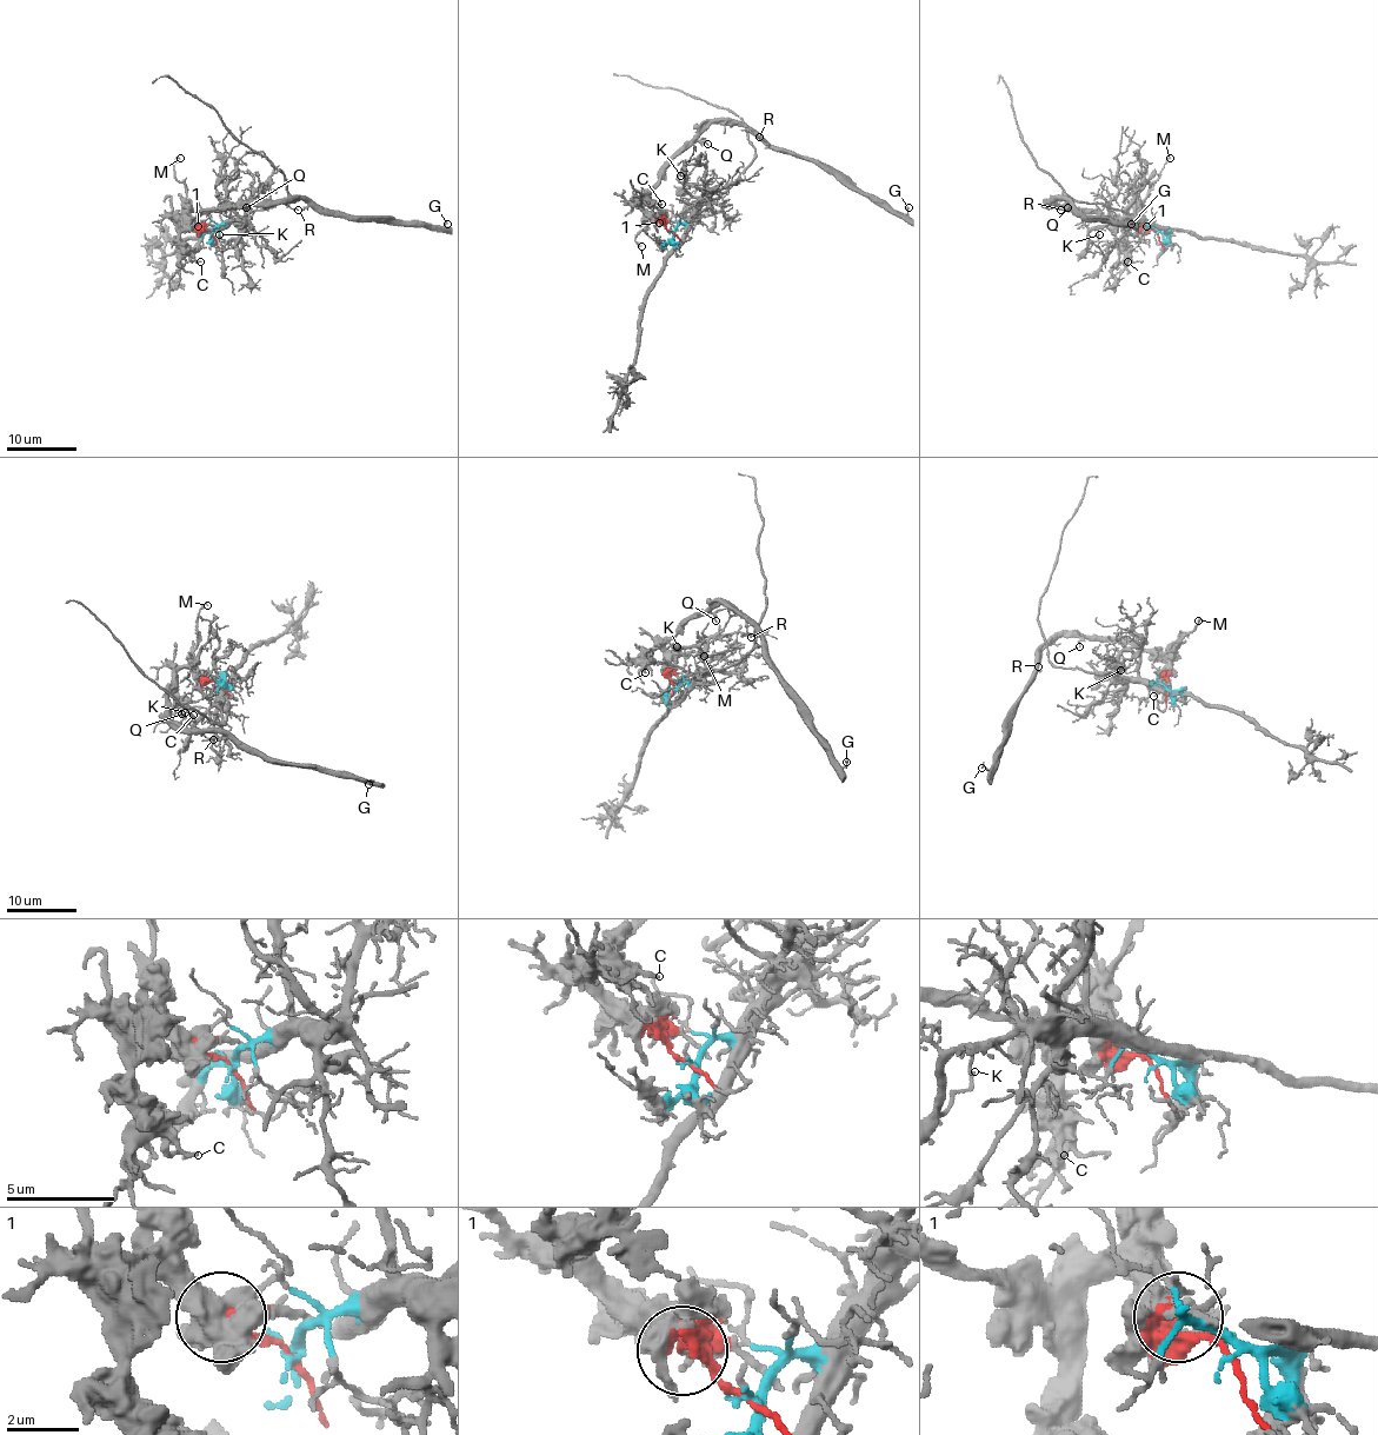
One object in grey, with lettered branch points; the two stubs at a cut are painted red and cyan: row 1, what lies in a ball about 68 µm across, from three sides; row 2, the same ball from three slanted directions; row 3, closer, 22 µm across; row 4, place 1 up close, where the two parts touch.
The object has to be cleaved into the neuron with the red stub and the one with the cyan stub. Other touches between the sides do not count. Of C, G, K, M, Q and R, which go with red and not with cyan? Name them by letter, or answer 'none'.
C, G, M, Q, R

